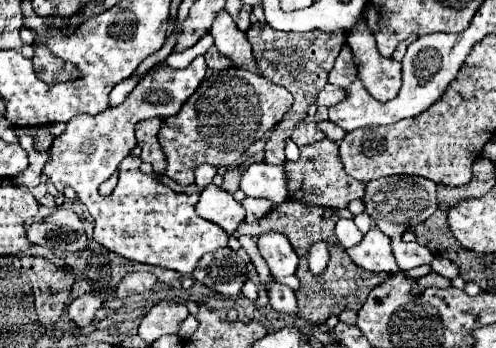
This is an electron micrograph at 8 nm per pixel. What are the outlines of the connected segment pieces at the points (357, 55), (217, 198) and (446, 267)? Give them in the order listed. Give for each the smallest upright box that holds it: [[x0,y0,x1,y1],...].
[[346,20,402,102],[196,184,244,234],[430,256,460,280]]

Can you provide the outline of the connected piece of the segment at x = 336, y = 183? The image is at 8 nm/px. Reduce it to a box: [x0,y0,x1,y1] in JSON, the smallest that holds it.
[284,138,366,208]

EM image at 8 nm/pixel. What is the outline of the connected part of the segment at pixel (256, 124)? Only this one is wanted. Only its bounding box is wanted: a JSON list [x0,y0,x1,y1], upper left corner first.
[158,68,292,186]

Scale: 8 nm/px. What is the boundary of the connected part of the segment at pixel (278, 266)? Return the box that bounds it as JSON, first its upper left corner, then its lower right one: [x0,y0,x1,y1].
[257,232,298,276]

